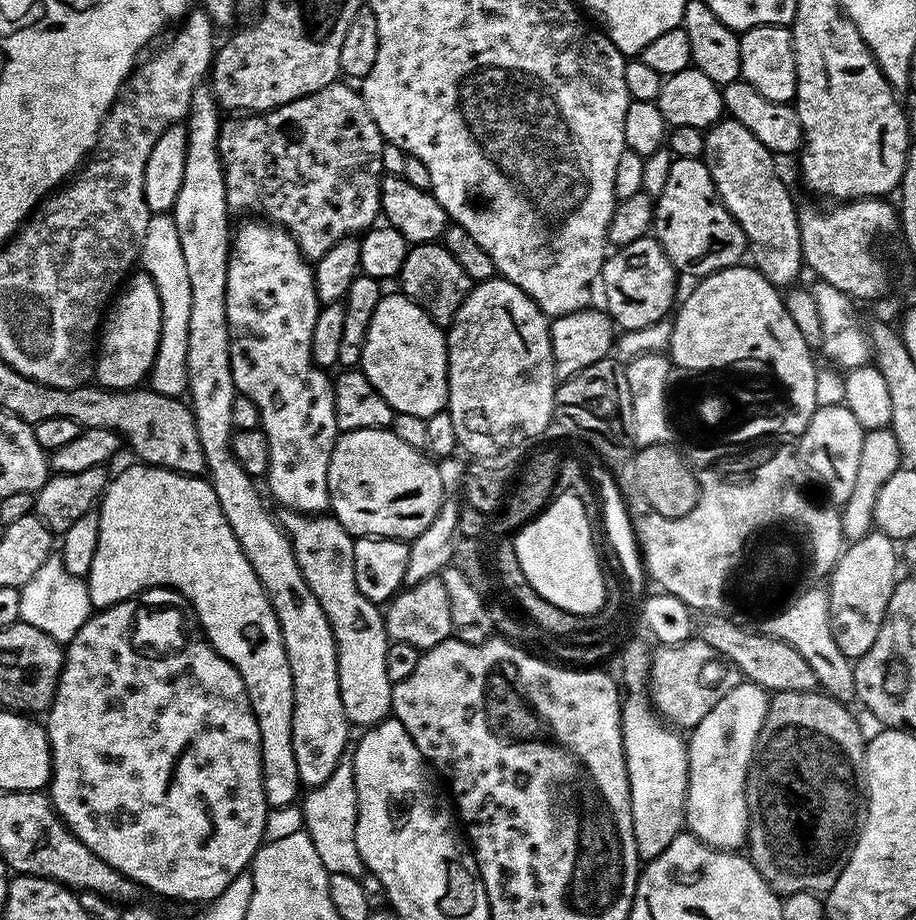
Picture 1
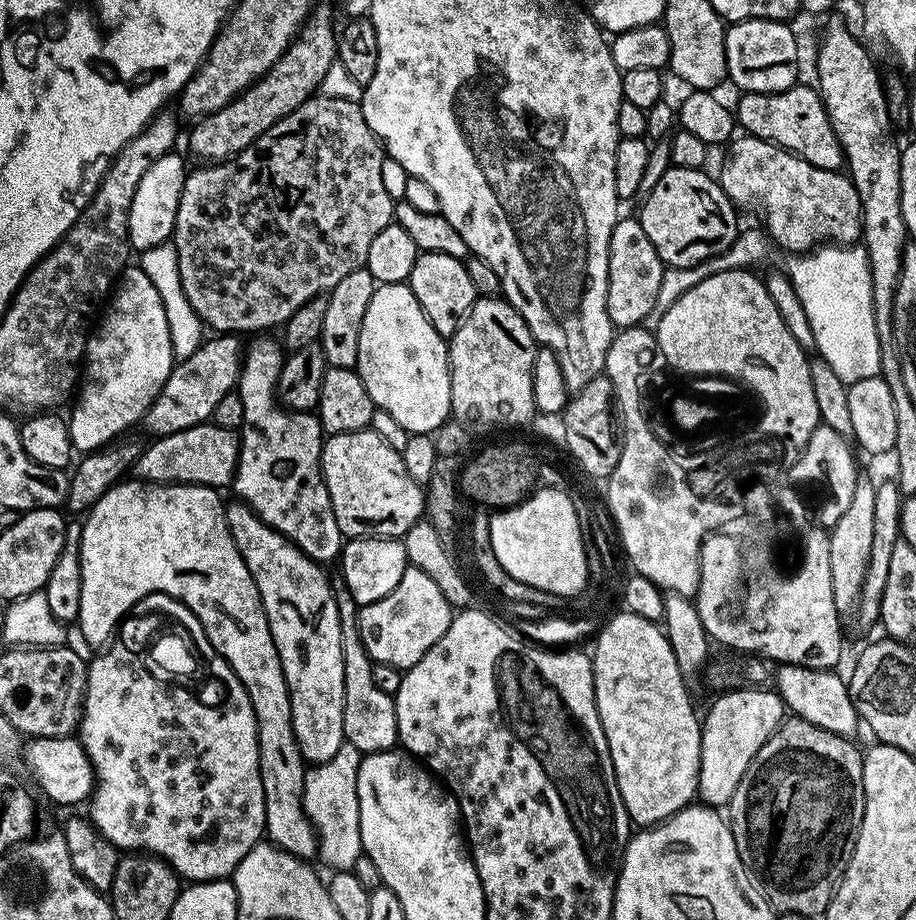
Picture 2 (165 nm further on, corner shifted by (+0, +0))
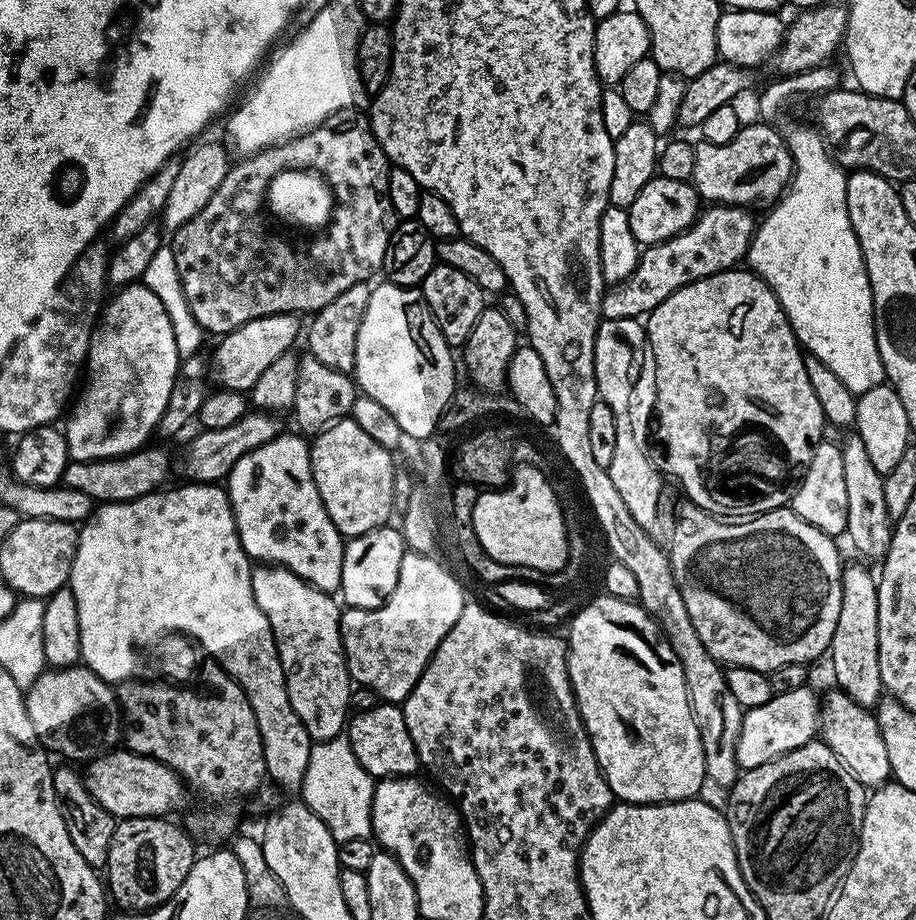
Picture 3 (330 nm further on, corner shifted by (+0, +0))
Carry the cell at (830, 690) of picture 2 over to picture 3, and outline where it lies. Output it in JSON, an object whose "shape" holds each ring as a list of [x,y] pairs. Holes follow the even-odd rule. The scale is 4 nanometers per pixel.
{"shape":[[[841,690],[833,691],[822,696],[819,735],[865,789],[875,790],[889,783],[892,775],[890,754],[886,754],[886,742],[882,742],[882,730],[875,715]]]}

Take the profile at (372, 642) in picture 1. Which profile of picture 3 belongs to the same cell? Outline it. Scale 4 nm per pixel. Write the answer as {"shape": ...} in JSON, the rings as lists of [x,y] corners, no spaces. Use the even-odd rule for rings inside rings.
{"shape":[[[381,702],[374,710],[355,713],[347,721],[346,735],[358,762],[374,778],[411,776],[421,767],[410,730],[406,730],[403,707],[392,702]]]}

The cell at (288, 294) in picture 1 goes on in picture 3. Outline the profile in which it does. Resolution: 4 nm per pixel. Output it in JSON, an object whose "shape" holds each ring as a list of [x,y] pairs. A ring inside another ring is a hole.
{"shape":[[[303,435],[275,436],[270,442],[250,450],[230,470],[226,477],[228,501],[232,504],[232,513],[236,529],[240,531],[240,545],[249,561],[259,562],[264,566],[288,568],[298,578],[302,578],[310,586],[329,594],[339,593],[342,582],[342,558],[344,557],[345,537],[330,522],[330,514],[326,514],[326,506],[322,506],[322,498],[318,494],[318,486],[314,482],[309,441]]]}

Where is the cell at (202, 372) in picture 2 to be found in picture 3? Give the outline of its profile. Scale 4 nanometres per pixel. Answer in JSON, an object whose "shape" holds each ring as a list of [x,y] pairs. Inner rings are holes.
{"shape":[[[291,312],[270,314],[266,318],[254,318],[254,322],[246,322],[238,326],[238,330],[219,337],[217,344],[220,345],[212,356],[212,376],[217,380],[215,383],[221,388],[247,393],[275,360],[297,347],[296,339],[302,336],[300,320],[299,315]]]}

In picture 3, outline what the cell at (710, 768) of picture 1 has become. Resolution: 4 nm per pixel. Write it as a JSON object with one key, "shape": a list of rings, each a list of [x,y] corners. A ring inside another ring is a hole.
{"shape":[[[805,686],[791,690],[789,693],[778,693],[770,697],[762,706],[754,706],[745,711],[742,718],[742,730],[738,734],[738,762],[741,769],[762,766],[772,757],[781,756],[806,742],[810,742],[820,726],[821,701],[818,696]]]}

